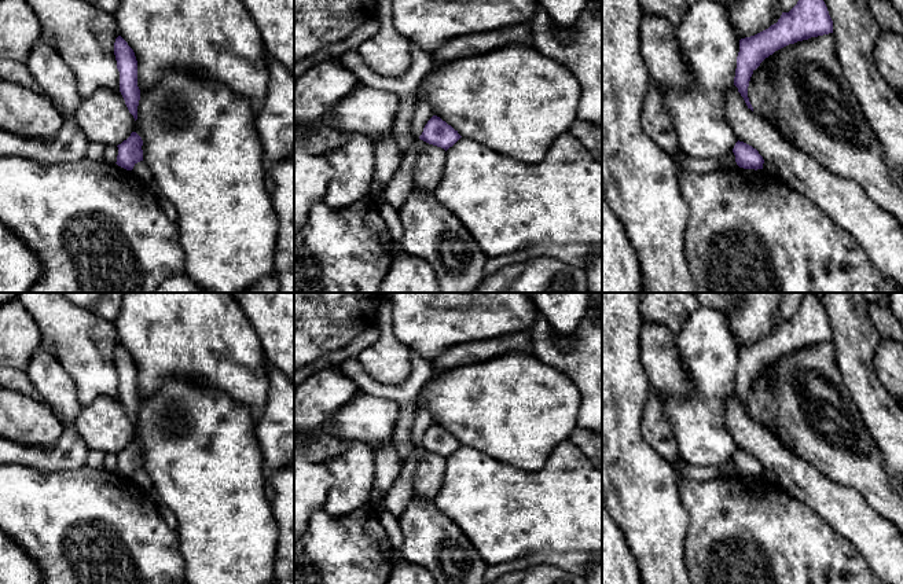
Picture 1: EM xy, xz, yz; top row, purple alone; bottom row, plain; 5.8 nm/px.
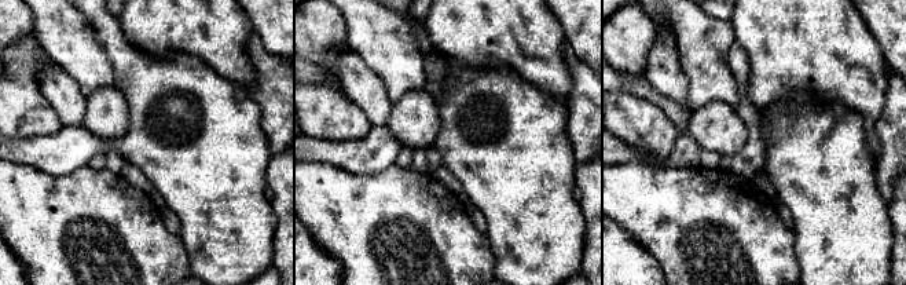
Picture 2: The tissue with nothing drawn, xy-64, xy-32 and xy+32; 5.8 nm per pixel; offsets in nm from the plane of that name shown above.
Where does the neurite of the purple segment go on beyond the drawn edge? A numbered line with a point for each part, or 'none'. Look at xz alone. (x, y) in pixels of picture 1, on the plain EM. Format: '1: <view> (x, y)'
none

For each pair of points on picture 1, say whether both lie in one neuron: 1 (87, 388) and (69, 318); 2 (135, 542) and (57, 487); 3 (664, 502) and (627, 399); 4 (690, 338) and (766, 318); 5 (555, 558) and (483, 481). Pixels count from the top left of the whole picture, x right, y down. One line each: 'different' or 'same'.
1: same
2: same
3: same
4: different
5: different

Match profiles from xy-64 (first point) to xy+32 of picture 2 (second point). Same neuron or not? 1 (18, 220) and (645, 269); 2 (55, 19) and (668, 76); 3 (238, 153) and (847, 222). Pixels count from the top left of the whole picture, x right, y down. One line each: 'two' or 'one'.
1: two
2: two
3: one

